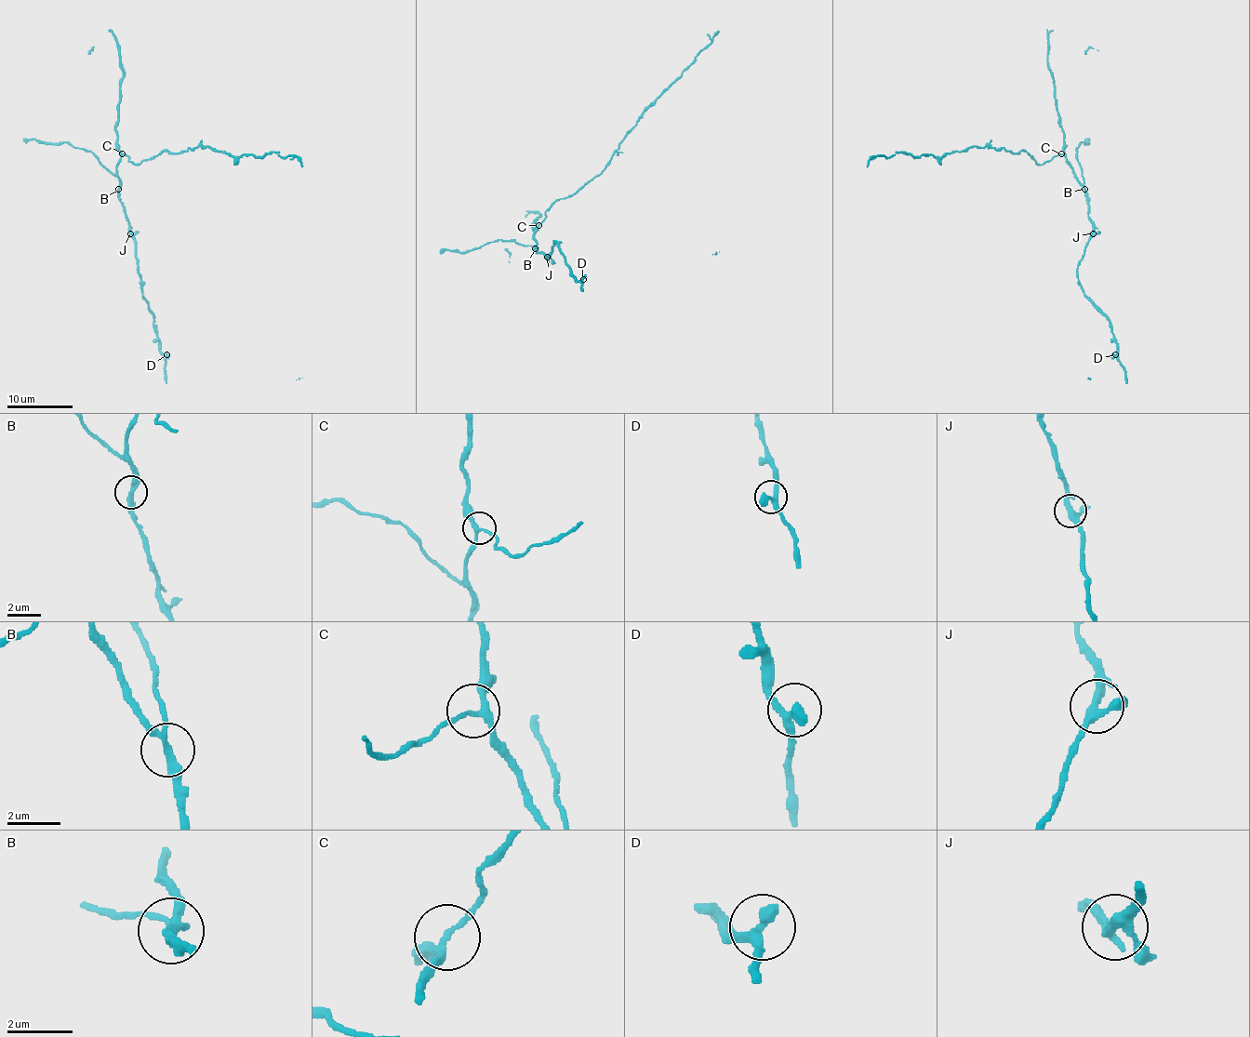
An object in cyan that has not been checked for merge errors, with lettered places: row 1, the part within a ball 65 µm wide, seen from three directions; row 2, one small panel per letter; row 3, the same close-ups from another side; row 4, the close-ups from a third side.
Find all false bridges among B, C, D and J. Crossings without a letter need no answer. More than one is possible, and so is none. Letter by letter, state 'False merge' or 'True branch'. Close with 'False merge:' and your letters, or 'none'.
B: False merge
C: True branch
D: True branch
J: True branch
False merge: B

